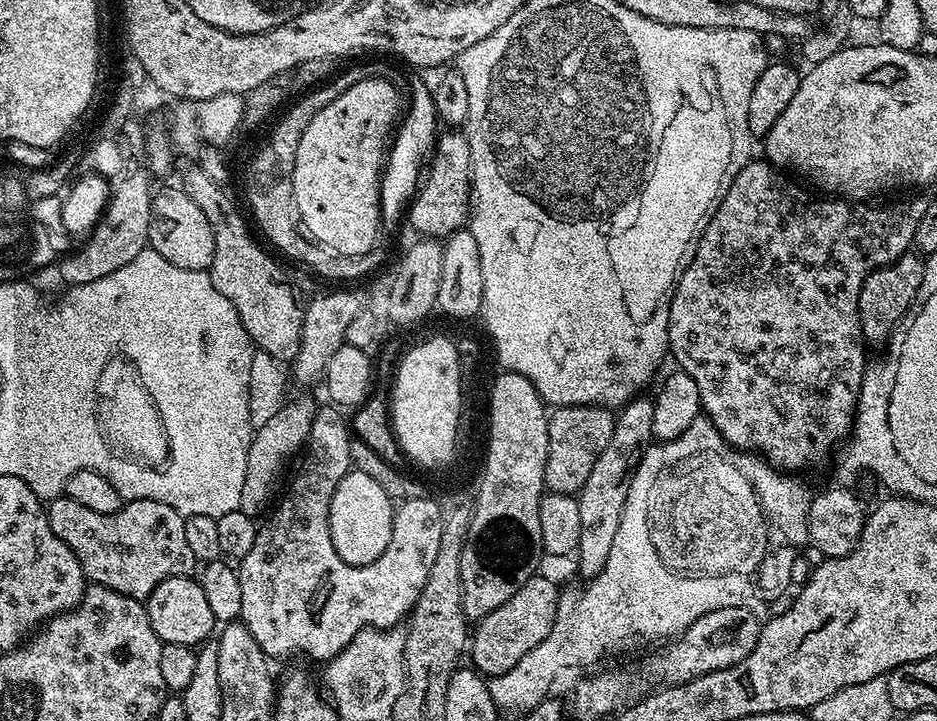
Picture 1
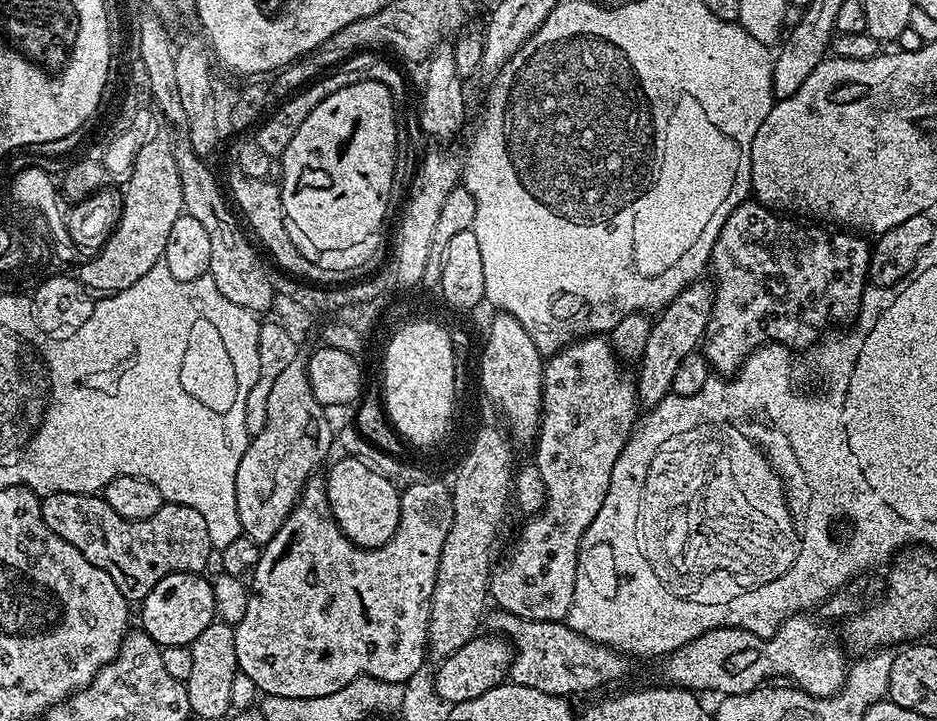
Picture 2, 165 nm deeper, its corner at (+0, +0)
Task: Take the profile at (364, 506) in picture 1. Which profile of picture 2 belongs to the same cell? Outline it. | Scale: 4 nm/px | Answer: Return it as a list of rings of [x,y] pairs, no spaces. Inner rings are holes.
[[[344,456],[329,472],[326,472],[326,483],[330,510],[346,538],[354,541],[359,548],[377,548],[392,537],[400,521],[401,493],[390,481],[382,478],[382,474],[374,474],[374,470],[369,470],[365,464],[358,462],[353,456]]]

